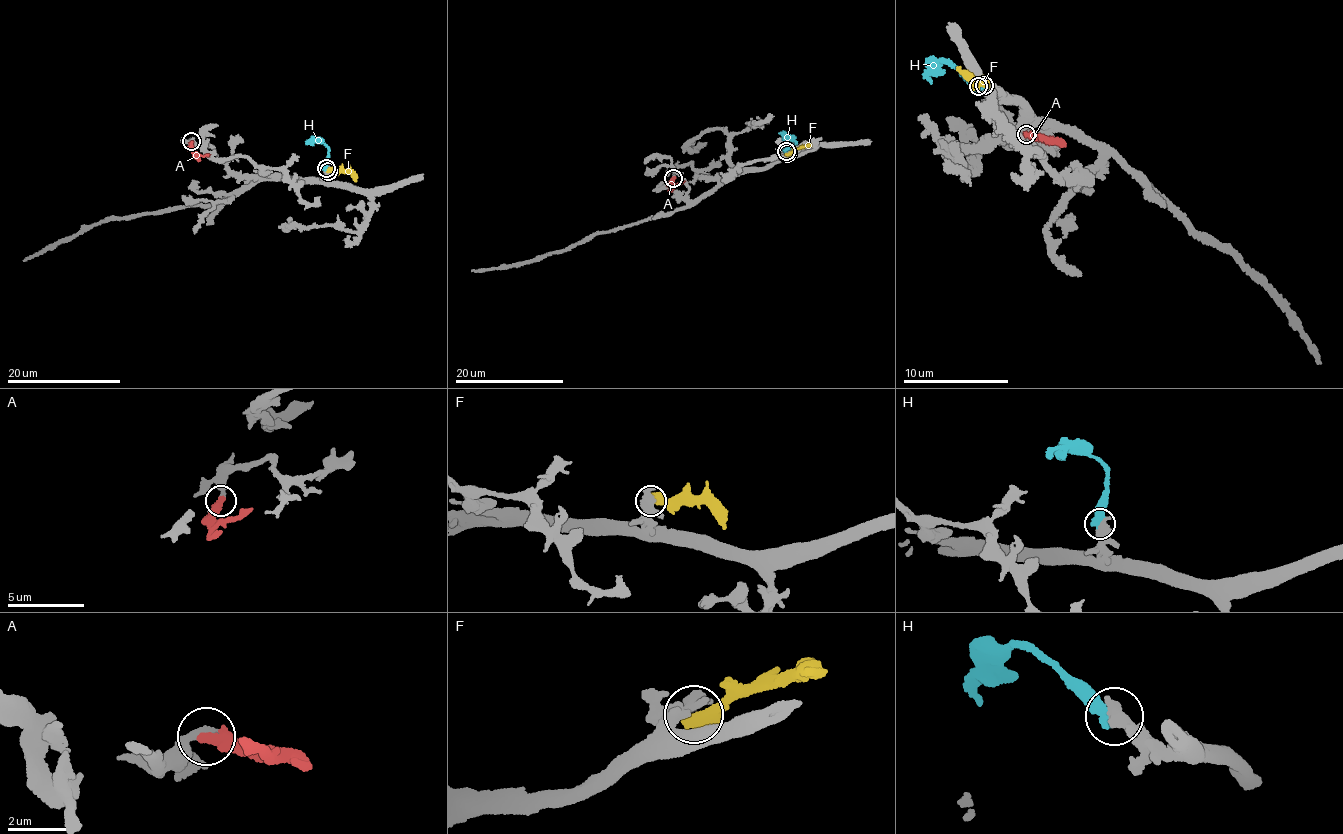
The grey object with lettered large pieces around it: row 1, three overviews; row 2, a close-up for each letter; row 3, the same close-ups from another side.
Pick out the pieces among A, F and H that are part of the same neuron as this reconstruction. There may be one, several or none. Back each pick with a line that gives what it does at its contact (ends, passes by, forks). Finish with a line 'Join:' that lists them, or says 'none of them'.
H: it ends there
Join: H

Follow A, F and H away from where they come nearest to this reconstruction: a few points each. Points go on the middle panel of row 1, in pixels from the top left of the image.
A: (674, 178), (671, 184), (674, 185), (685, 181)
F: (786, 153), (808, 145)
H: (785, 151), (795, 142), (778, 133)

